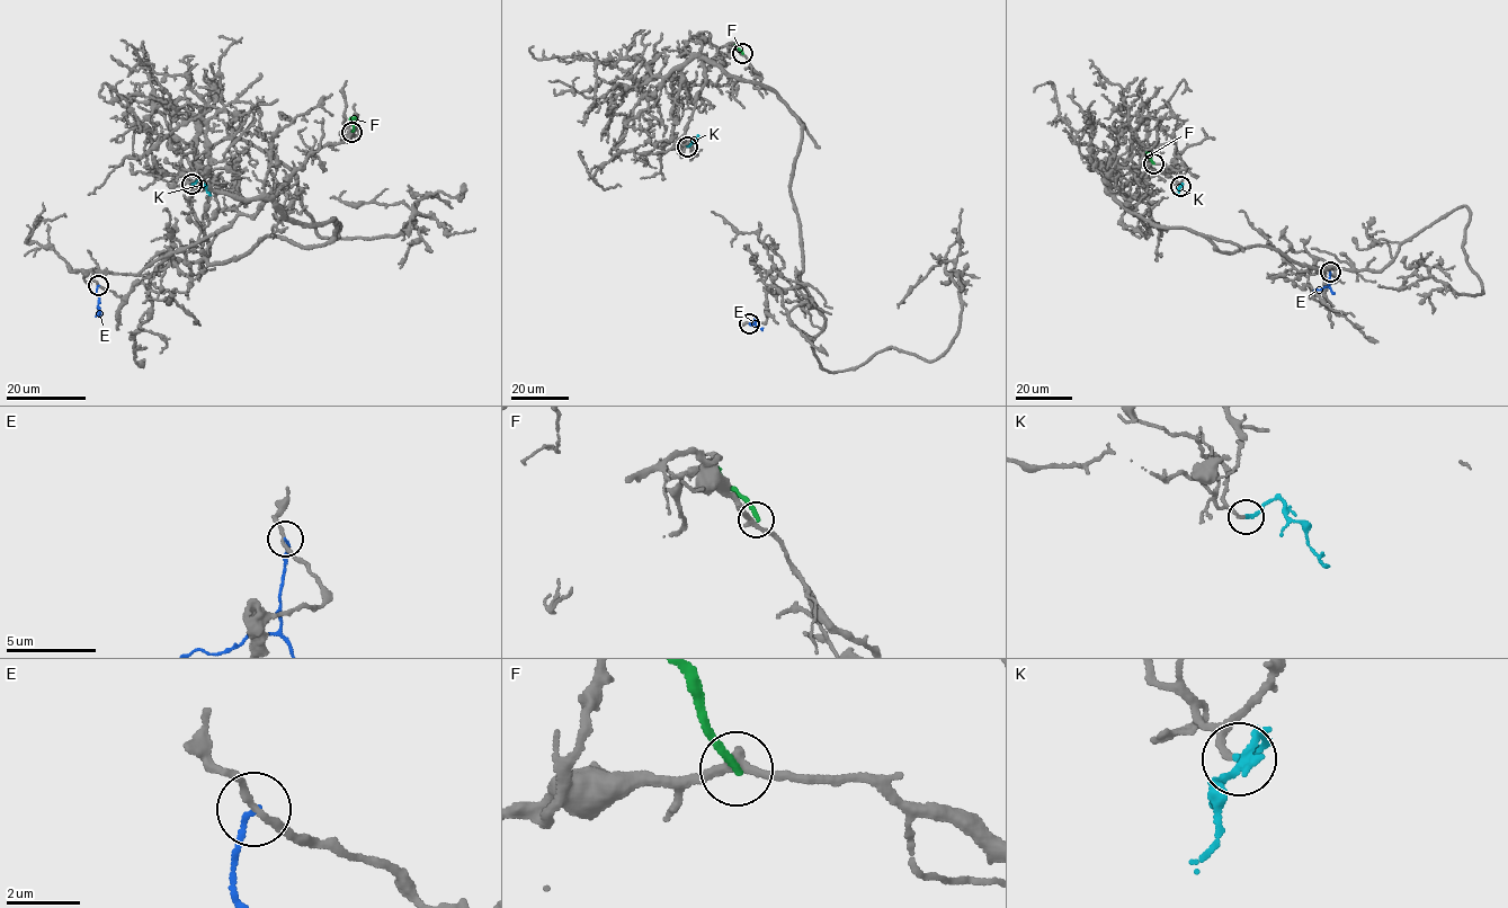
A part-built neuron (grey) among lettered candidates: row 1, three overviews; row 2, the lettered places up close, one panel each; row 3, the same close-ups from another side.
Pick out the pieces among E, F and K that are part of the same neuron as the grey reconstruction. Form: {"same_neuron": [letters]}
{"same_neuron": ["K"]}

